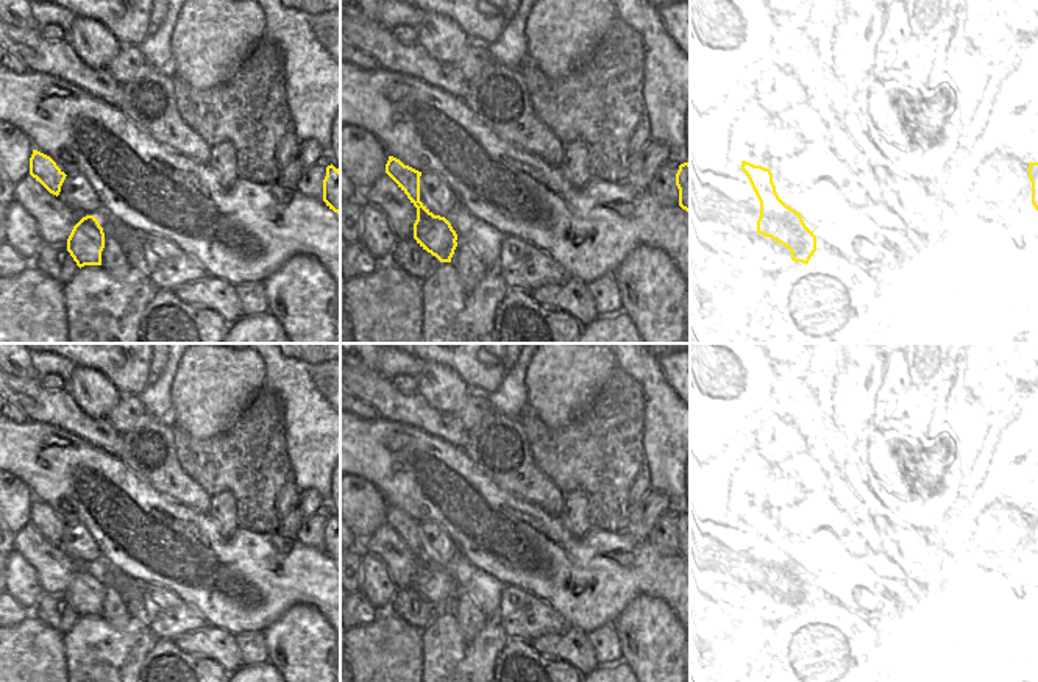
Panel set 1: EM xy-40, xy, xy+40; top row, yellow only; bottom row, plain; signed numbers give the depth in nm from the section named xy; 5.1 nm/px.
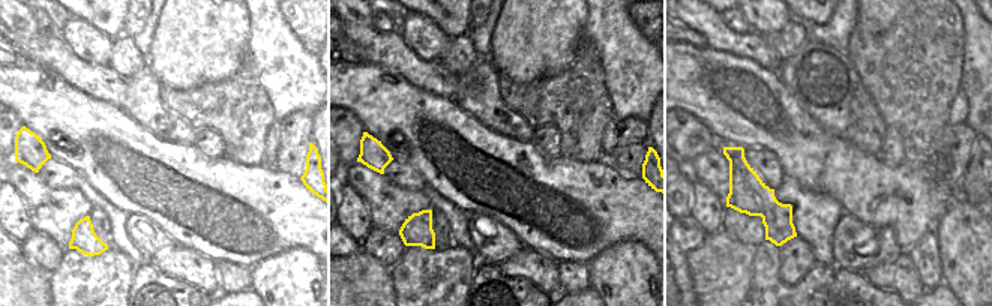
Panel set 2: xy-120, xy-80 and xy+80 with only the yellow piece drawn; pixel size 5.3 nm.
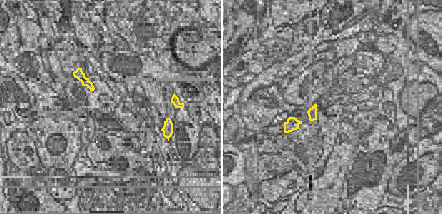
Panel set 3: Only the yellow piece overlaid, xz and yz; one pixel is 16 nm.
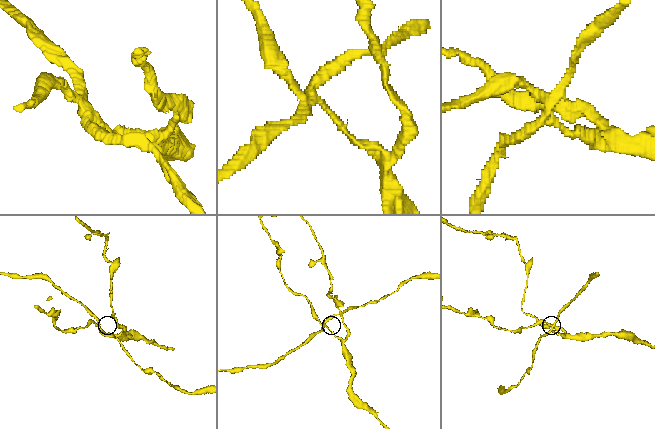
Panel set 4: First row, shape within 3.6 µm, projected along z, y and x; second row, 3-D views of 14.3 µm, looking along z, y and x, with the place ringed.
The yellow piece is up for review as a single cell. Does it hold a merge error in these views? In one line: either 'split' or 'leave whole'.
split

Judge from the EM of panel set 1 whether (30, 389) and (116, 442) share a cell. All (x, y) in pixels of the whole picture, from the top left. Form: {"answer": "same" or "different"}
{"answer": "same"}

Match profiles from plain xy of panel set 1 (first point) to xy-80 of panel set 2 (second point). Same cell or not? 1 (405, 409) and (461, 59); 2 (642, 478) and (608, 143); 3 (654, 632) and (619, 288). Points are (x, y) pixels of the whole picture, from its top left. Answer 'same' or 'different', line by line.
1: different
2: same
3: same

